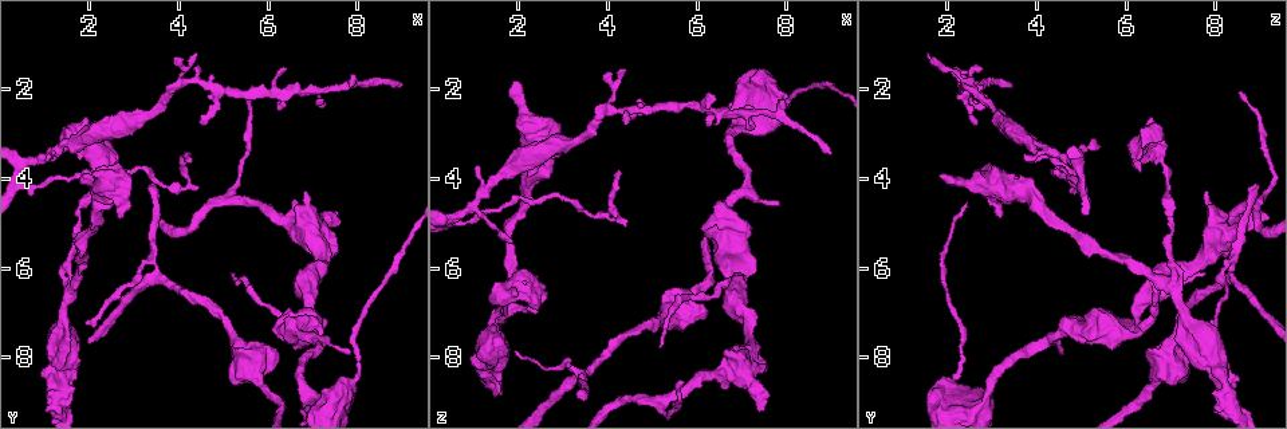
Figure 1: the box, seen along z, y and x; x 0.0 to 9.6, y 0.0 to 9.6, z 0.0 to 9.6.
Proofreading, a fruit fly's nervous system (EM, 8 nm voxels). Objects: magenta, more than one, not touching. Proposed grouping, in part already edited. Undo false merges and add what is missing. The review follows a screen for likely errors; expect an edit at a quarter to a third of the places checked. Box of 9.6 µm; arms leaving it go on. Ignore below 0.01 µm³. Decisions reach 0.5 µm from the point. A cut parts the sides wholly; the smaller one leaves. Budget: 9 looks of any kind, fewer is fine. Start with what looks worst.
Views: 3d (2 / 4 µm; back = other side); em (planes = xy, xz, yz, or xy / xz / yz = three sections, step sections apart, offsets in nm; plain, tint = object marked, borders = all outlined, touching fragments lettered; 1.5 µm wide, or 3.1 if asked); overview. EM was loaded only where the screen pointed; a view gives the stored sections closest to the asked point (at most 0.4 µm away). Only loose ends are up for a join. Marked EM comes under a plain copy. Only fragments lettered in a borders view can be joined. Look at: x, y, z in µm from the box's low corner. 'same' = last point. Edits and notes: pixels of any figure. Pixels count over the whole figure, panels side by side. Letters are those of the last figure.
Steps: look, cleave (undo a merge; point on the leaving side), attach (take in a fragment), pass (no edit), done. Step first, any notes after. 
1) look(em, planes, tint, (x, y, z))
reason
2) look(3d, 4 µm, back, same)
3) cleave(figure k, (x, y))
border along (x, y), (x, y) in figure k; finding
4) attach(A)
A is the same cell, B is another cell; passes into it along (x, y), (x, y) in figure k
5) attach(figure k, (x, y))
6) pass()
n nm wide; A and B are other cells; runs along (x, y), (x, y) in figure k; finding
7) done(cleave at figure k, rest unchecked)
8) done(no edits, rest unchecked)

look(em, yz, step 4, borders, (1.55, 3.35, 6.35))
an open end

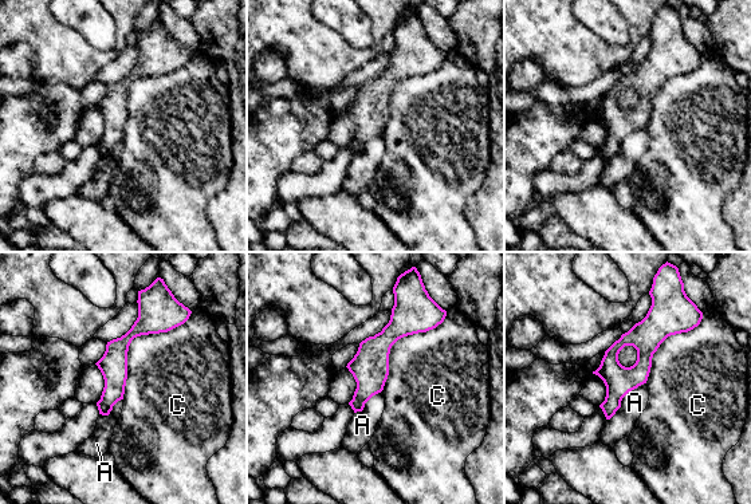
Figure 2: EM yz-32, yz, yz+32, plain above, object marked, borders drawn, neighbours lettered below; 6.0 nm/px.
pass()
A and C are other cells; border along (176, 327), (132, 341), (122, 398) in figure 2; no lettered fragment goes on from it

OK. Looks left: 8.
look(em, planes, borders, (3.35, 4.20, 8.80))
free end

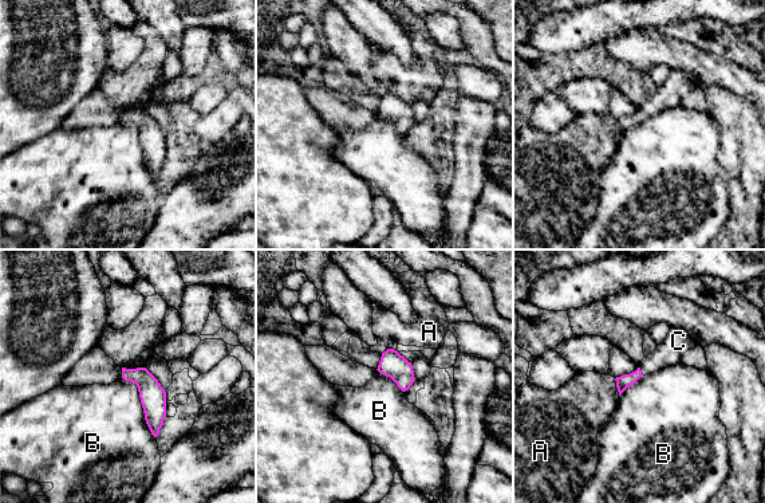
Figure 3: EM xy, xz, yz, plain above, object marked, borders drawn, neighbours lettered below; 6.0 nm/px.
attach(figure 3, (669, 352))
C is the same cell, A and B are other cells; the neuron continues

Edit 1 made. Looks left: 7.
look(em, yz, step 8, tint, (1.10, 3.45, 3.80))
branch stops here

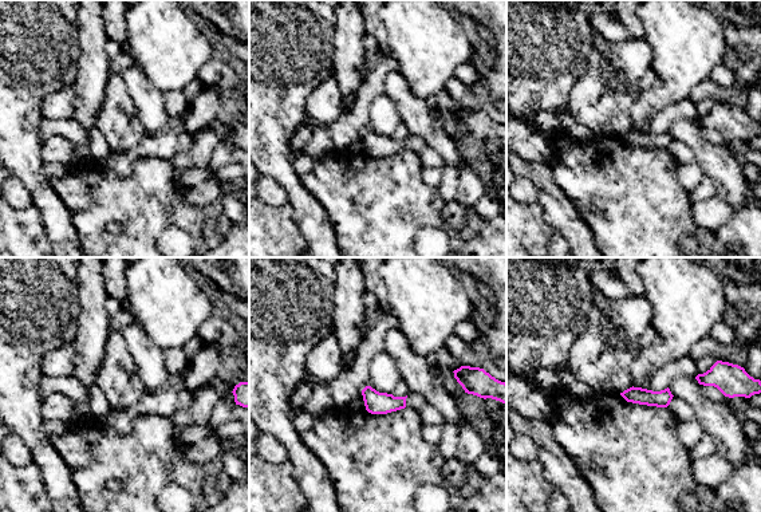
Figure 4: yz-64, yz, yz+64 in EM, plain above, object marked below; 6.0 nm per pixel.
look(em, planes, borders, same)
cut it another way

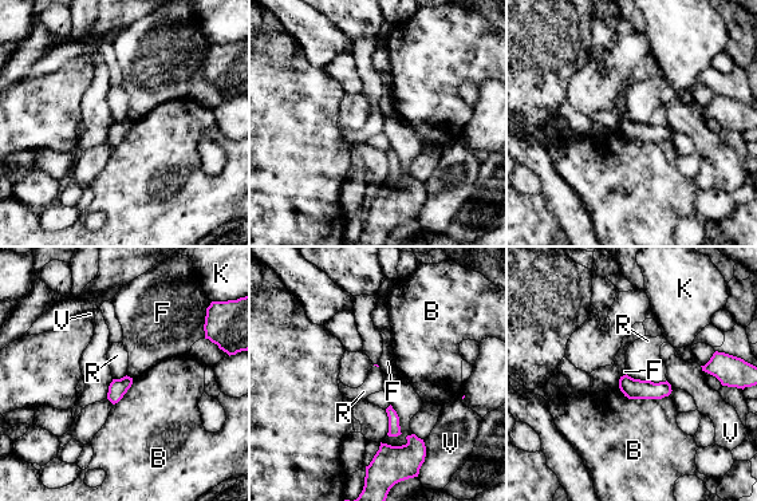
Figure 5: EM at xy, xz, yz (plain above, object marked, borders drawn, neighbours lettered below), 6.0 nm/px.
pass()
B, F, K, R and V are other cells; border along (626, 374), (650, 381) in figure 5; none of them fits

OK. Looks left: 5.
look(3d, 4 µm, (5.70, 2.05, 8.50))
an open end

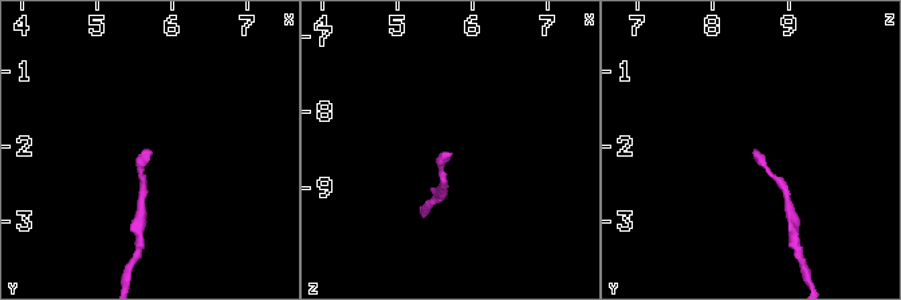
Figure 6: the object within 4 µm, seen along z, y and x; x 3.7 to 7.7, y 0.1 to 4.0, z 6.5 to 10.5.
look(em, yz, step 4, tint, (5.70, 2.10, 8.55))
now the EM

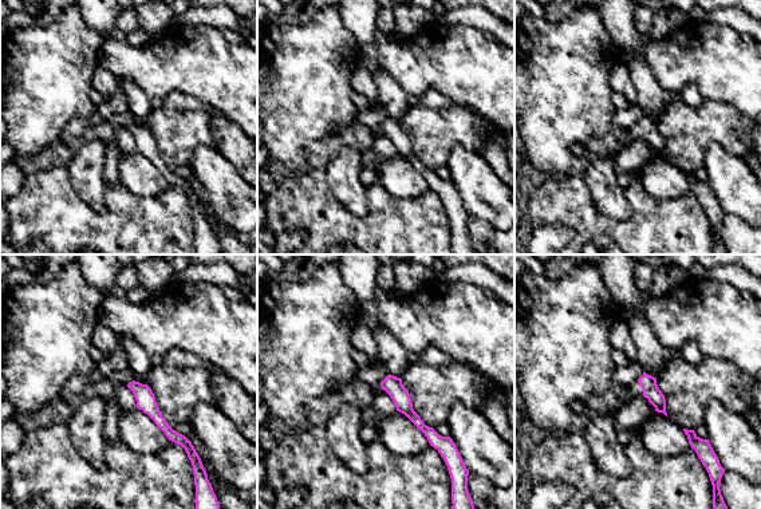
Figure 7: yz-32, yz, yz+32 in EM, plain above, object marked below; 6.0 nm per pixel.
look(em, planes, borders, same)
another direction

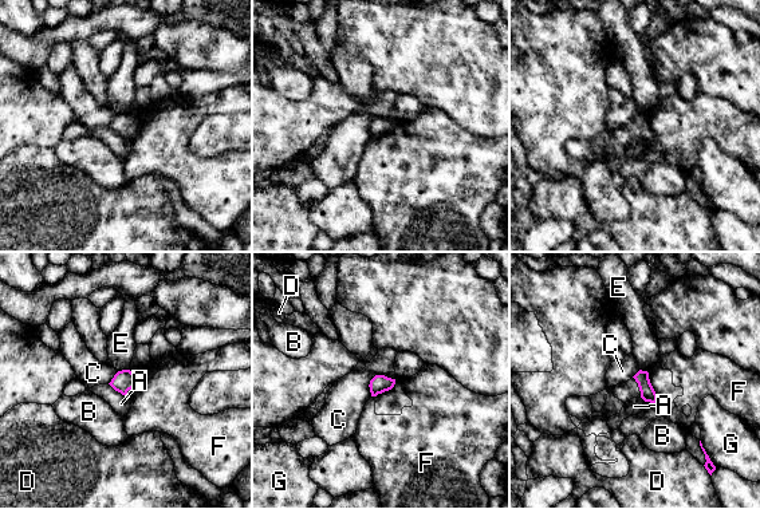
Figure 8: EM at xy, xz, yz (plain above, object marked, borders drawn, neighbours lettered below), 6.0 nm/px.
pass()
90 nm wide; A, B, C, D, E, F and G are other cells; border along (382, 374), (370, 381), (370, 395) in figure 8; no lettered fragment goes on from it

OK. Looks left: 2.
done(attach at figure 3, rest unchecked)

